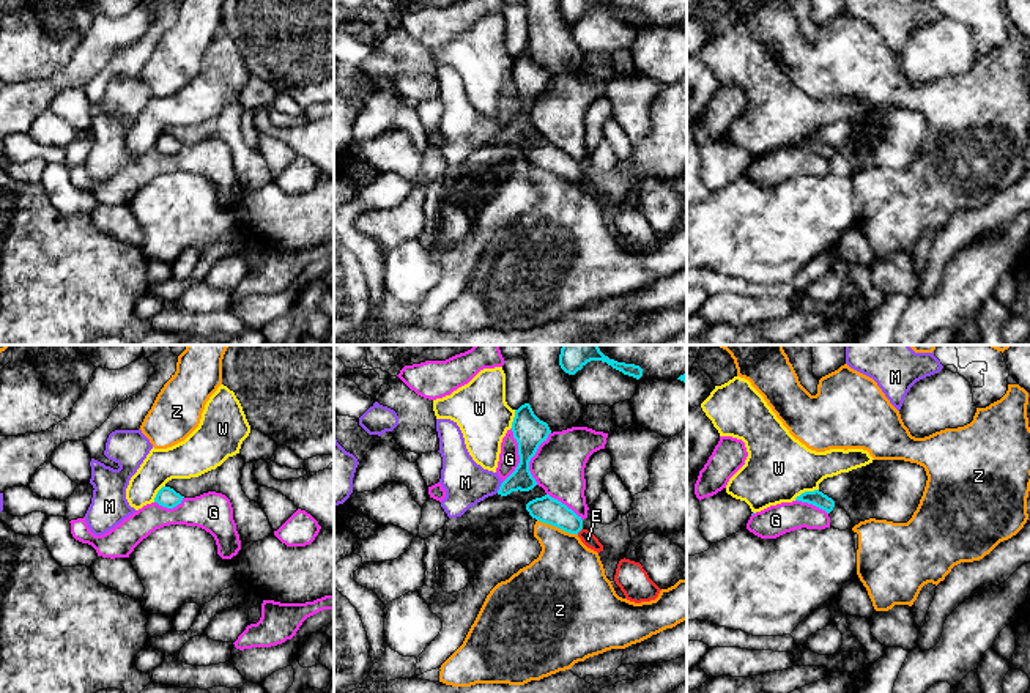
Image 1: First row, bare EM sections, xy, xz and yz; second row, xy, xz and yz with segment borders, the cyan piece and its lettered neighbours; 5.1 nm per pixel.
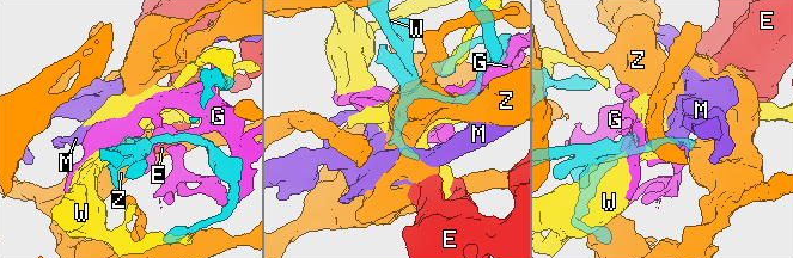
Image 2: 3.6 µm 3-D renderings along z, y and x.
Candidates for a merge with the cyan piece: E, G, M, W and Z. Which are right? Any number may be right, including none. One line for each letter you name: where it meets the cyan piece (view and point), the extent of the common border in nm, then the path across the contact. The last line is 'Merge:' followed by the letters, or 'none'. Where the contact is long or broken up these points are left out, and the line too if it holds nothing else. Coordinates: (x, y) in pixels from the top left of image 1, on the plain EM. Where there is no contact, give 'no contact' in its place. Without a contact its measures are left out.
Merge: none

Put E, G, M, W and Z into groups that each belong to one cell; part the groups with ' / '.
E / G / M / W / Z

